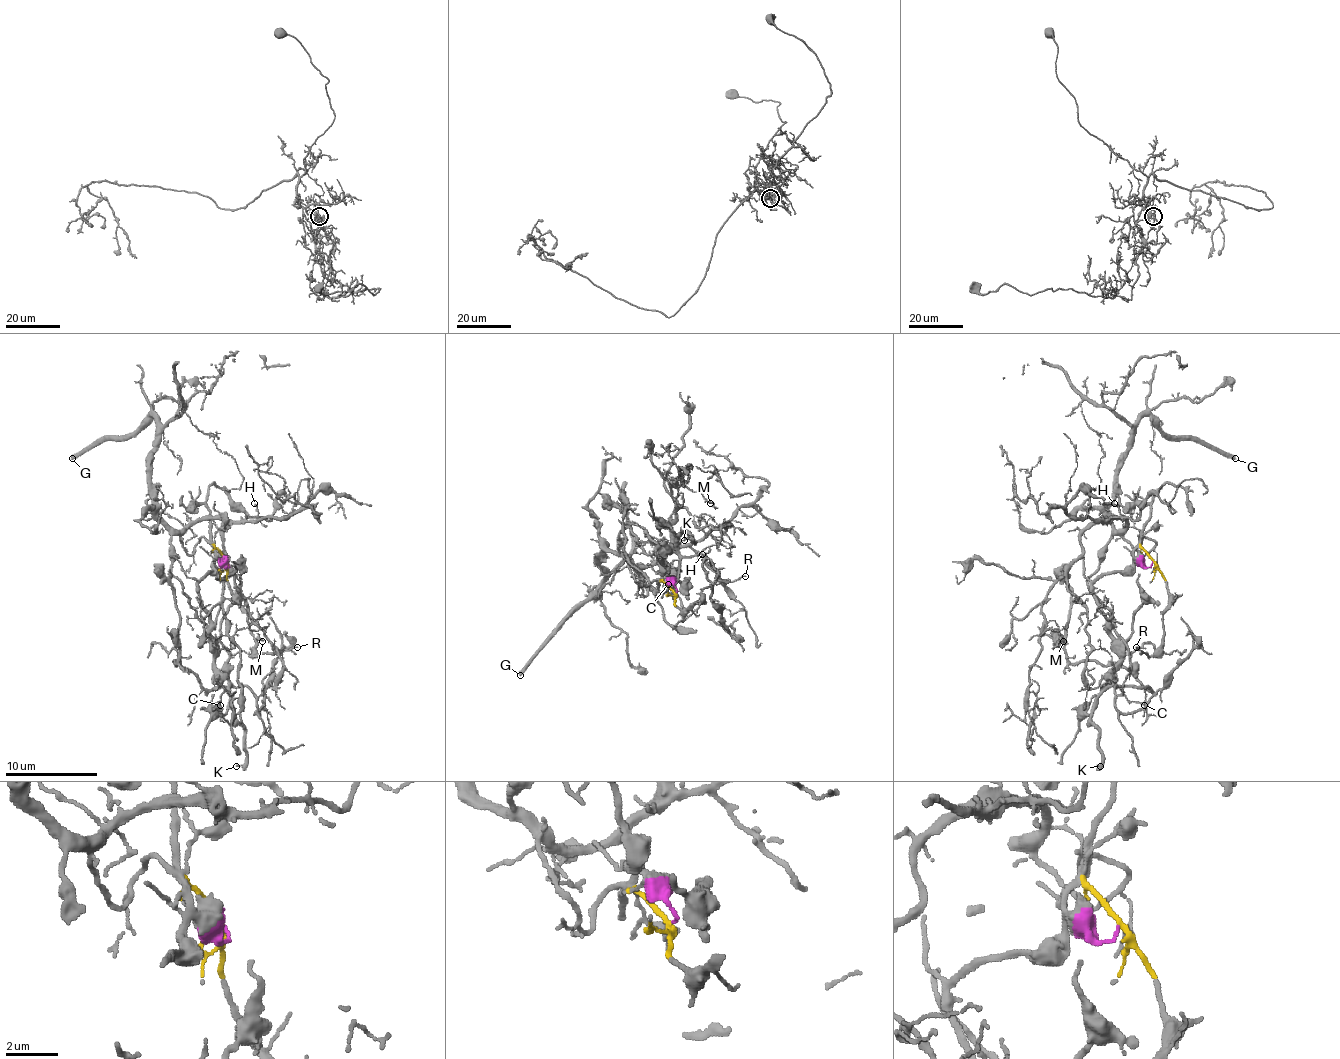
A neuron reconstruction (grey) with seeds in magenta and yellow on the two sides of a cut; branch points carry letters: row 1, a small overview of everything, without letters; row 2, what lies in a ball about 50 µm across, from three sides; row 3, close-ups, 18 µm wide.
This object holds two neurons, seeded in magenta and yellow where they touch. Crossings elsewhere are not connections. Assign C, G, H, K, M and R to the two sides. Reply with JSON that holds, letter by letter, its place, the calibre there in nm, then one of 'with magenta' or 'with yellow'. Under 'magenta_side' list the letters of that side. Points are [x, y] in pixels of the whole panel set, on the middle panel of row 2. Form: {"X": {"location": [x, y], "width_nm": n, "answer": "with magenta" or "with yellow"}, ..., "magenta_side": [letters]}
{"C": {"location": [668, 584], "width_nm": 120, "answer": "with magenta"}, "G": {"location": [520, 675], "width_nm": 320, "answer": "with yellow"}, "H": {"location": [702, 554], "width_nm": 150, "answer": "with yellow"}, "K": {"location": [684, 540], "width_nm": 130, "answer": "with magenta"}, "M": {"location": [710, 503], "width_nm": 170, "answer": "with yellow"}, "R": {"location": [745, 576], "width_nm": 120, "answer": "with yellow"}, "magenta_side": ["C", "K"]}

